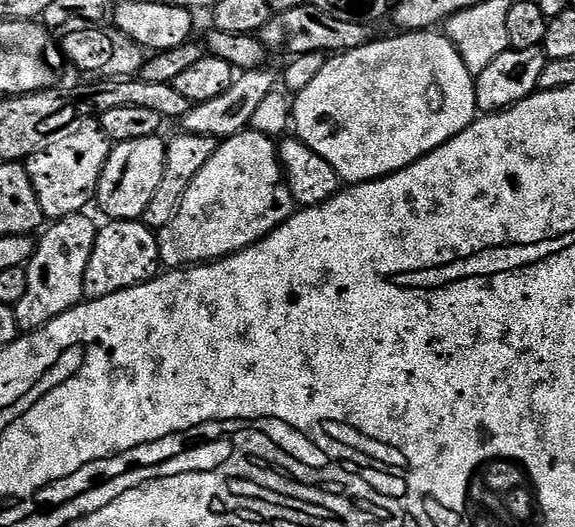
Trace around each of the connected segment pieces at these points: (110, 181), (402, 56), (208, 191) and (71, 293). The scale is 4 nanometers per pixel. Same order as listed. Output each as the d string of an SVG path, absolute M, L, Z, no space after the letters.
M157 134L150 138L130 138L130 142L112 144L94 197L108 220L140 220L143 217L146 206L150 206L150 198L154 198L158 185L162 183L162 170L166 170L168 146L165 137L162 137Z
M408 30L389 40L373 39L349 52L325 59L322 70L306 90L295 93L292 106L294 132L349 185L381 180L430 154L477 119L476 77L466 70L460 52L447 35L436 30Z
M251 130L234 134L228 140L217 143L210 162L206 162L206 166L198 170L198 178L190 182L190 190L186 190L186 198L182 198L182 206L178 206L174 222L159 229L156 241L161 265L168 270L183 270L189 266L220 260L223 256L233 256L235 252L249 248L270 235L274 229L282 226L282 222L289 220L297 208L286 183L286 173L280 167L277 141Z
M88 214L63 216L43 229L36 253L26 265L26 295L22 297L22 302L14 305L21 333L45 328L51 320L66 314L85 299L86 265L90 263L90 254L94 254L97 231L97 221L92 221Z

